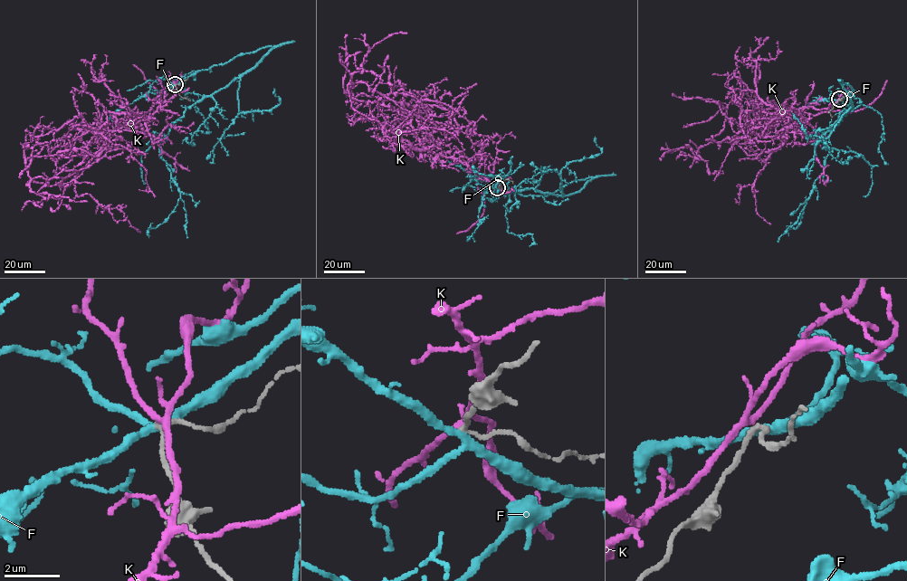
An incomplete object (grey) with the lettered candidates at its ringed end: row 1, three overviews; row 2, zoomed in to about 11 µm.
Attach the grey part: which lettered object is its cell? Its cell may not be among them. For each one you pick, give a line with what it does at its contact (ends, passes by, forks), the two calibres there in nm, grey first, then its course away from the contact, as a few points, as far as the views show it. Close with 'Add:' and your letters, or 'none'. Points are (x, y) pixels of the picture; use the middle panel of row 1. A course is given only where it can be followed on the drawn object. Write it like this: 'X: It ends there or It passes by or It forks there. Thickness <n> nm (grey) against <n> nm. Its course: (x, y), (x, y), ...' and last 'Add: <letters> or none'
Add: none

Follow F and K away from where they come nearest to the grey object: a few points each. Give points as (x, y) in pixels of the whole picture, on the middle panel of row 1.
F: (498, 188), (546, 195), (594, 177), (562, 195), (510, 190), (497, 178), (485, 191), (504, 176), (474, 168)
K: (497, 187), (480, 152), (415, 150), (355, 110), (348, 85), (368, 101), (415, 97), (439, 130)

